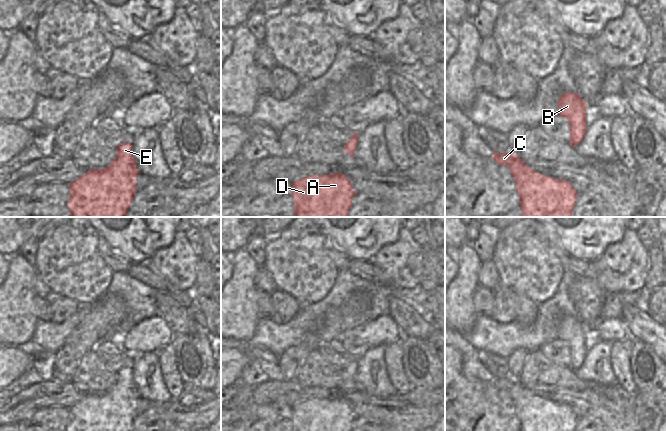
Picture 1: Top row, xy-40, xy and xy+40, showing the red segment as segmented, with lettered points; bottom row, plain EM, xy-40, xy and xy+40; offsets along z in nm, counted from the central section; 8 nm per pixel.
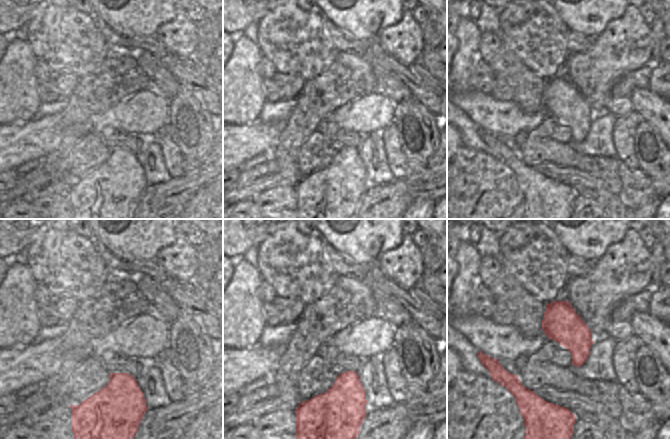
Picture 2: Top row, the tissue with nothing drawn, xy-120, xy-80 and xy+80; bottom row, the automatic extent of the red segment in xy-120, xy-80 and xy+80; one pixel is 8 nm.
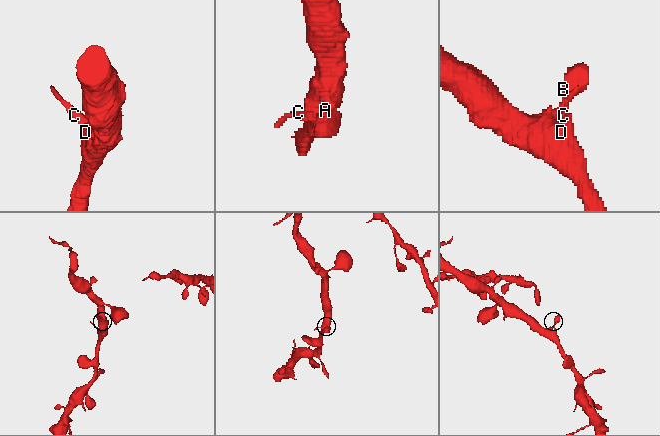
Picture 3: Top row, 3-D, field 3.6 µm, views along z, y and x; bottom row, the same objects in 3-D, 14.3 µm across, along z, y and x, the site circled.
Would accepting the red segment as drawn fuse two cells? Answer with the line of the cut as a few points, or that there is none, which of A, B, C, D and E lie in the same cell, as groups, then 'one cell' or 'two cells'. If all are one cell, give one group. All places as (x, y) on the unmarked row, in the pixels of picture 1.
no cut | A B C D E | one cell

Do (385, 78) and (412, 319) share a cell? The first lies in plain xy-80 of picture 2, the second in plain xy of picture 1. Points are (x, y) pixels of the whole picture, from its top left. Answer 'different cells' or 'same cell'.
same cell

